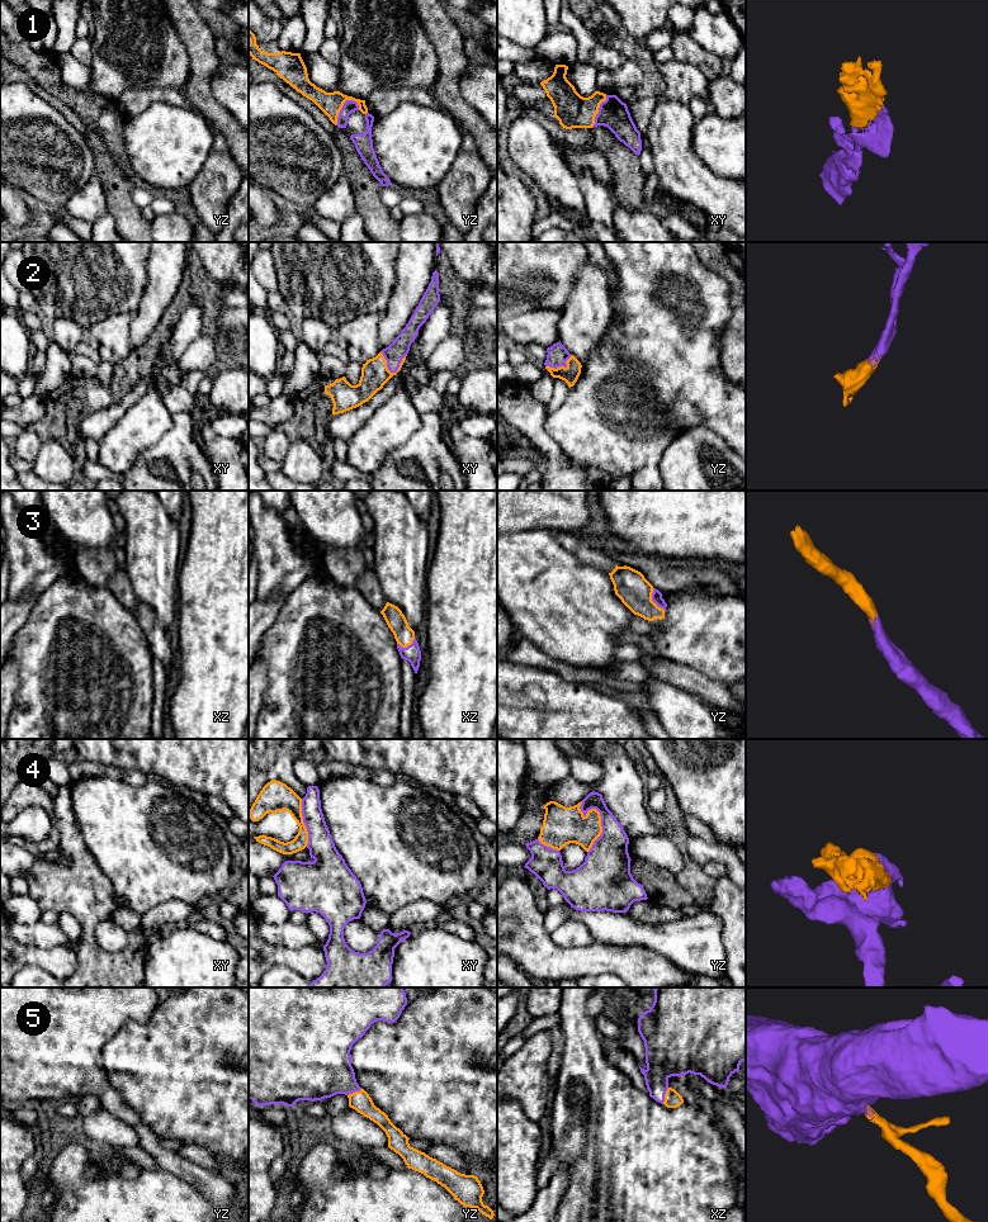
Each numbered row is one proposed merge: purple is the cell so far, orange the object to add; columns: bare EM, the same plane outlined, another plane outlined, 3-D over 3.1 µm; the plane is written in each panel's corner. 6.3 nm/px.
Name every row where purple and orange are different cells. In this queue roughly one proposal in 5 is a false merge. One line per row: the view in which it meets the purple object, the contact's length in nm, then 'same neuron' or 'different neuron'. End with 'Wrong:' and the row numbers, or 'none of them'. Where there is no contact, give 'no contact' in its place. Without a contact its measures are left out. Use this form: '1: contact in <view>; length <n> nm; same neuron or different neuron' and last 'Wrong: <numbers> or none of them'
1: contact in yz; length 200 nm; same neuron
2: contact in xy; length 170 nm; same neuron
3: contact in yz; length 170 nm; same neuron
4: contact in yz; length 340 nm; different neuron
5: contact in xz; length 110 nm; same neuron
Wrong: 4

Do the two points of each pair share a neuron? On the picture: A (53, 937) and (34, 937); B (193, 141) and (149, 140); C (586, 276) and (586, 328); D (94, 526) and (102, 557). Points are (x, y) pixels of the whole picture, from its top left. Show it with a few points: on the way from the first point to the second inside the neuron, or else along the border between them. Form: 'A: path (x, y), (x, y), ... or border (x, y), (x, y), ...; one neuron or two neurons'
A: path (48, 937), (39, 937); one neuron
B: path (182, 141), (160, 141); one neuron
C: path (586, 289), (586, 316); one neuron
D: border (74, 545), (113, 549); two neurons

